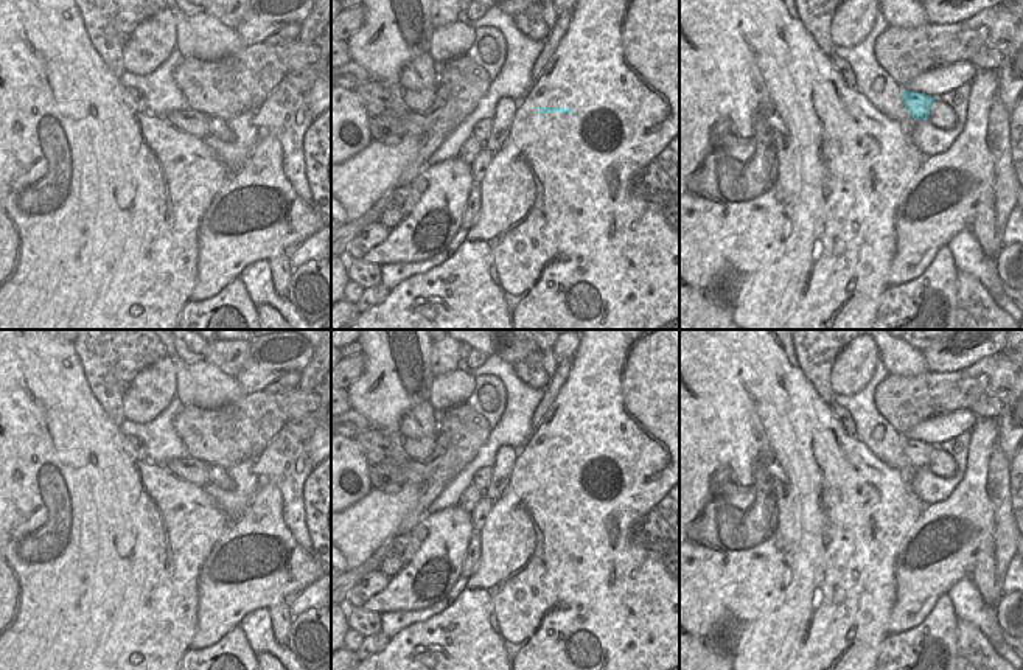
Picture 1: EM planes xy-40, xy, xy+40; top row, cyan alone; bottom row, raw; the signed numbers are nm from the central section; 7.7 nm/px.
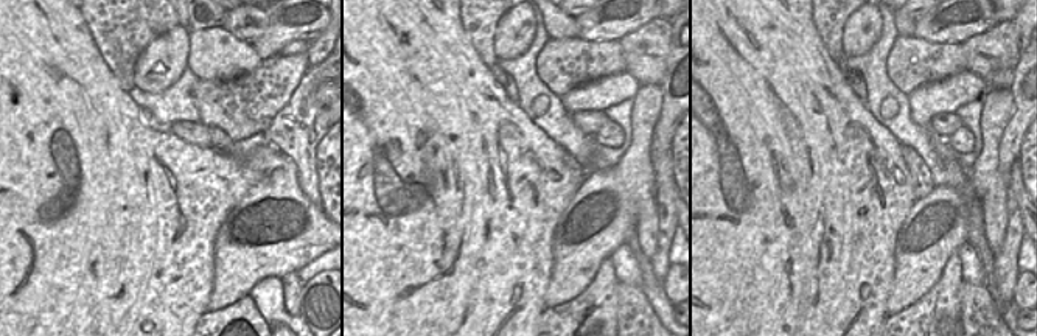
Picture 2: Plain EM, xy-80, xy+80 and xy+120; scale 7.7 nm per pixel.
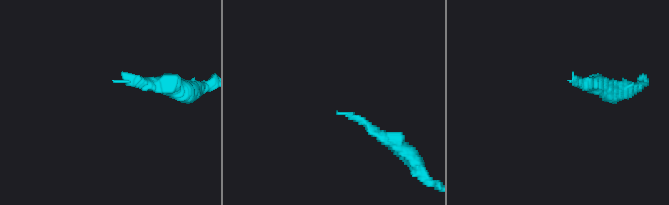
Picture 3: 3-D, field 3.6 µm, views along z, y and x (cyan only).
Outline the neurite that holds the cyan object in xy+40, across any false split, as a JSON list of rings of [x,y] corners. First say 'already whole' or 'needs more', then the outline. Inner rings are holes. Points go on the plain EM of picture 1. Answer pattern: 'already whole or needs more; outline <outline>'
already whole; outline [[[903,438],[902,446],[905,449],[905,455],[910,460],[911,466],[916,468],[927,468],[930,463],[930,454],[936,446],[917,441],[917,440],[908,440]]]

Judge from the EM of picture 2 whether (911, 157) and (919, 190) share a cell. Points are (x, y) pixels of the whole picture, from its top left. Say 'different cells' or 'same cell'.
same cell

